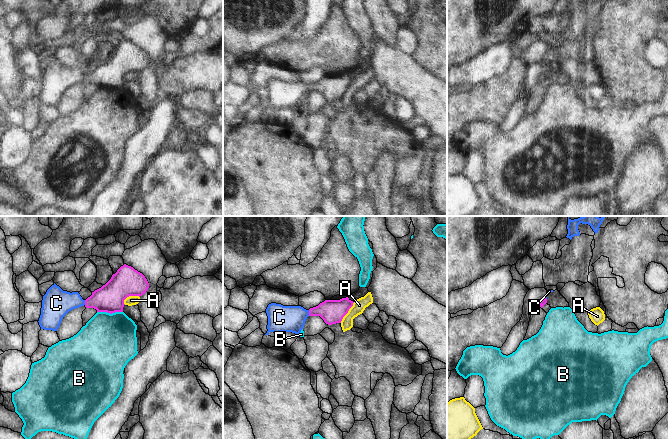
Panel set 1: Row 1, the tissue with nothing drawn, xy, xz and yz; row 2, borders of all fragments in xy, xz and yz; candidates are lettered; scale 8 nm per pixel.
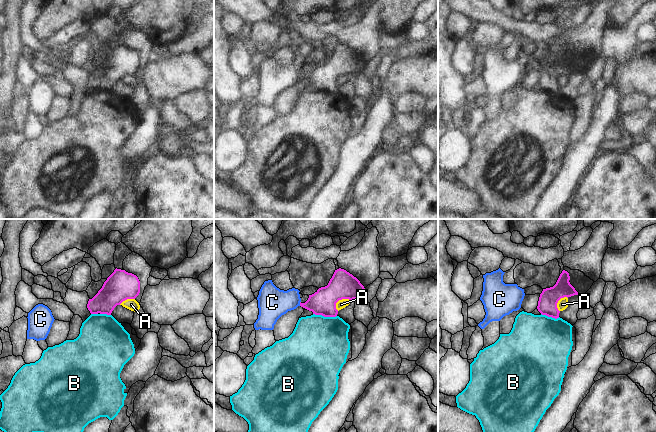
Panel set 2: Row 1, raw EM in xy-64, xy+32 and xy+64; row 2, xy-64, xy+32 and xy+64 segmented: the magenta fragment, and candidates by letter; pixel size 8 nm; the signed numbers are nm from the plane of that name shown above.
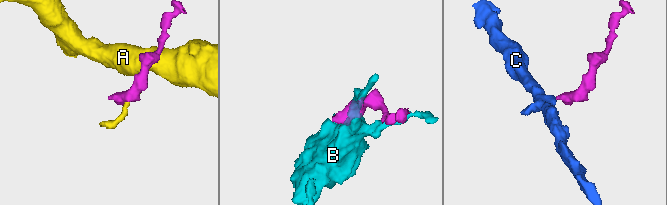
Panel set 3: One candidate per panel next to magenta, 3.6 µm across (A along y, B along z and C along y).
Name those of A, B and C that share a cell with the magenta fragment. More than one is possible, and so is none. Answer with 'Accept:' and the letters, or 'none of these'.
Accept: C

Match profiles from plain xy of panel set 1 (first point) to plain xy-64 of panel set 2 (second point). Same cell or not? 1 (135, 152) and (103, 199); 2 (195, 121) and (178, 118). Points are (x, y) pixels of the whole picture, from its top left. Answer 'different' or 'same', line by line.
1: same
2: same

